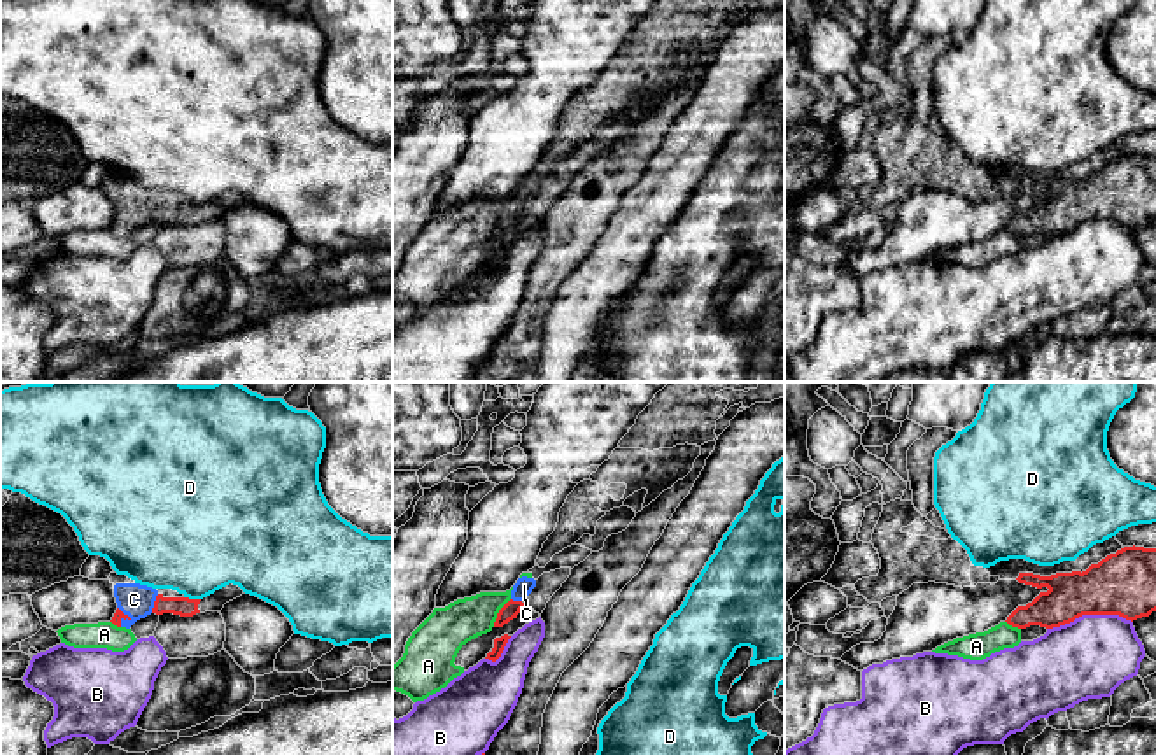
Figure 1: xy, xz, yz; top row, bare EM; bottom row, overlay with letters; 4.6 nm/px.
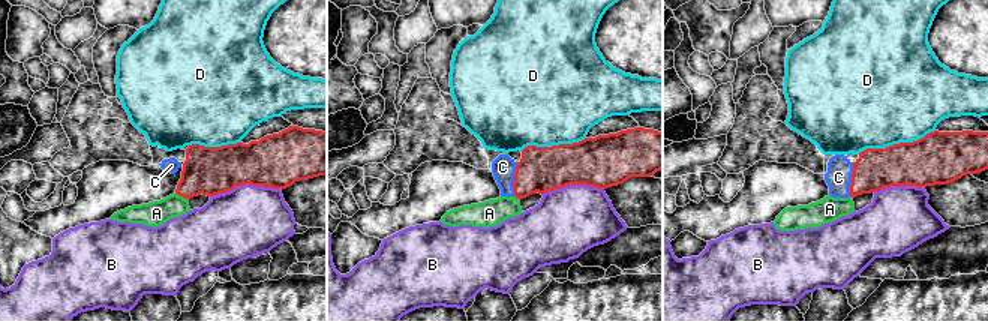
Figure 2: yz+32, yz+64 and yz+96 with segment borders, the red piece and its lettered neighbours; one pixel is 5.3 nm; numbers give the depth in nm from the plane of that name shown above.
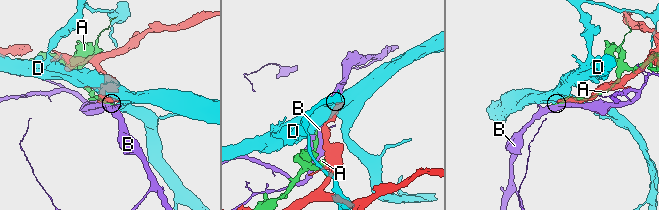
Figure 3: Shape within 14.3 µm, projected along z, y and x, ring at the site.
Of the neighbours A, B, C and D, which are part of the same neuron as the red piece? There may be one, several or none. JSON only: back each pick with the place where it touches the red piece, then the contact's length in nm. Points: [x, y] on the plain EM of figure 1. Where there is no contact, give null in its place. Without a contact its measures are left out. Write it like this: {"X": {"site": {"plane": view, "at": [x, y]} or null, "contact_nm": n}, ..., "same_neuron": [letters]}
{"C": {"site": {"plane": "xy", "at": [155, 211]}, "contact_nm": 90}, "same_neuron": ["C"]}

